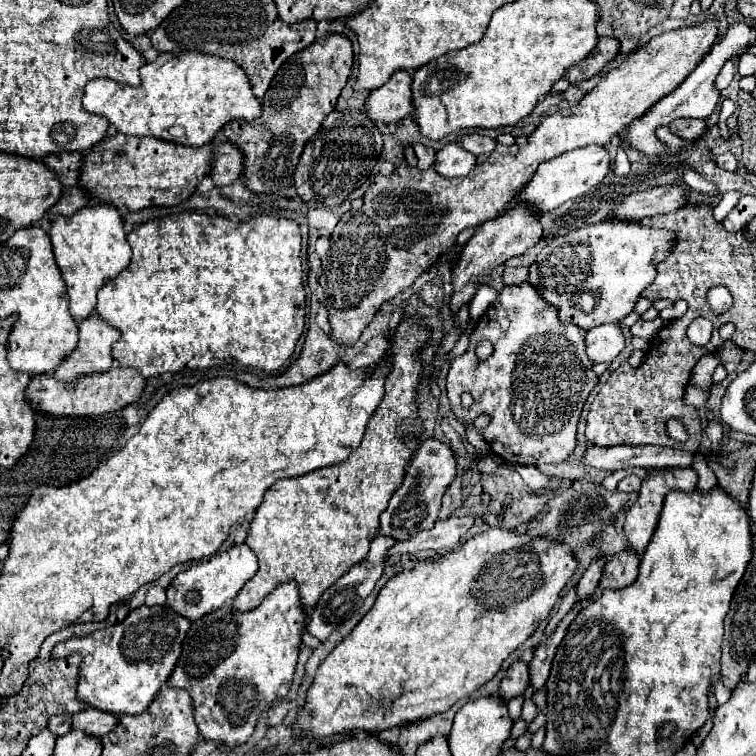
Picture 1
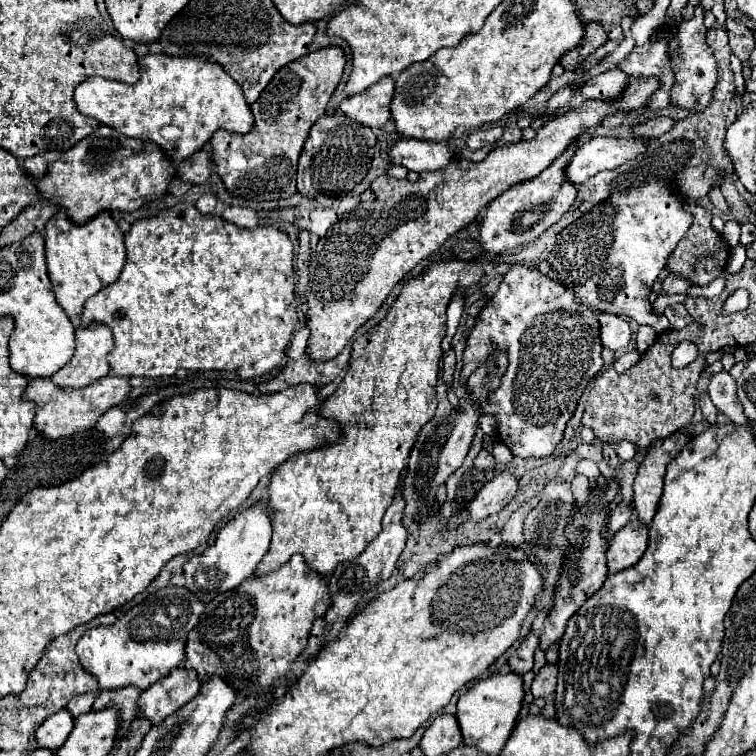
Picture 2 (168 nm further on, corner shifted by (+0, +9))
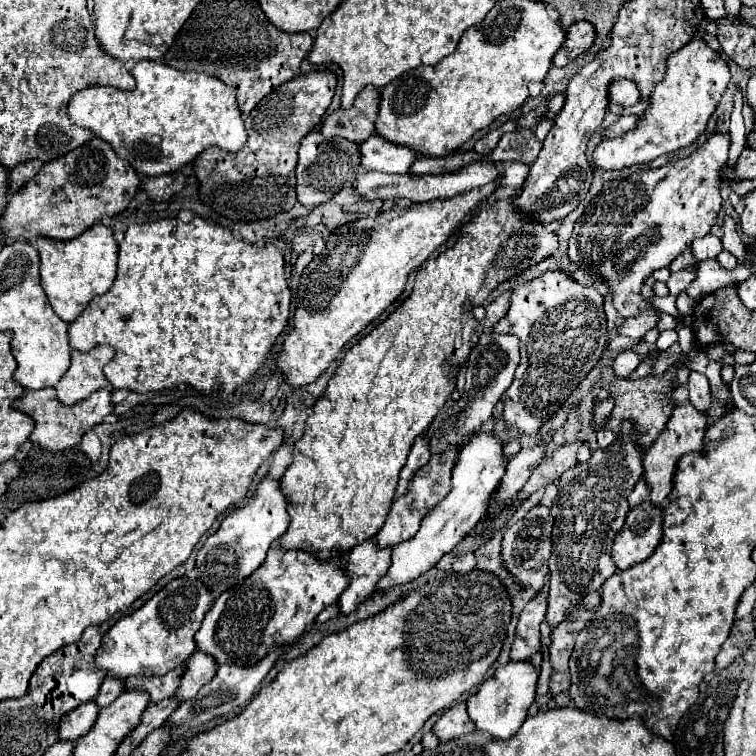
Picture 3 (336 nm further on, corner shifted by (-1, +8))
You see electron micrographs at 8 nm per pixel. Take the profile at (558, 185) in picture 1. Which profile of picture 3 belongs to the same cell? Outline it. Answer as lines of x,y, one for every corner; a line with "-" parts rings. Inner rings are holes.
692,38
686,48
668,58
666,78
654,86
648,108
640,114
634,130
628,130
620,138
602,140
594,152
594,164
600,170
622,170
626,166
652,162
654,158
686,148
698,140
706,130
710,116
714,114
726,86
730,82
728,64
700,38

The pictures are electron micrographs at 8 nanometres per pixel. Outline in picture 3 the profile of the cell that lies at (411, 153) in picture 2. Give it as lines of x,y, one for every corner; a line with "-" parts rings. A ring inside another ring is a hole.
372,134
360,144
360,164
366,170
404,174
414,164
414,154
400,146
390,146
390,142
382,142
376,134

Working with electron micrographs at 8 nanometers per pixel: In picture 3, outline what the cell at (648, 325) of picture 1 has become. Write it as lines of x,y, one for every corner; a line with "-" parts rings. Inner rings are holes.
746,254
746,262
742,266
736,266
734,270
724,270
718,260
704,260
700,262
698,266
698,276
696,280
688,286
688,294
694,298
694,300
702,300
706,294
712,294
720,288
726,288
726,286
734,286
738,282
744,282
746,278
752,276
750,272
750,266
752,266
752,260
754,256
752,254

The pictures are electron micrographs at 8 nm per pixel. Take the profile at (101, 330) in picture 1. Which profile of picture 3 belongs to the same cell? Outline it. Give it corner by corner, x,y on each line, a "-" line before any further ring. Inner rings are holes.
96,346
86,354
78,354
72,350
72,364
62,380
56,384
58,402
64,406
72,406
88,398
92,392
102,390
108,386
102,368
112,360
114,348
110,346

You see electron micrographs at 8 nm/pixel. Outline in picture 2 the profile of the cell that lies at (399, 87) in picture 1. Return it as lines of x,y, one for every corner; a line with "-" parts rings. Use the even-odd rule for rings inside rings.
381,77
381,81
377,81
363,93
343,99
339,109
361,125
381,127
391,119
389,105
393,101
393,89
395,81
391,77

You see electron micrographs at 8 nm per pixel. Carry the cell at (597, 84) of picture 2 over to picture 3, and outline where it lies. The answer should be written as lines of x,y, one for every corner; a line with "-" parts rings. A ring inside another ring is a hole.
618,80
610,86
610,102
622,104
624,108
636,104
640,100
640,90
632,80

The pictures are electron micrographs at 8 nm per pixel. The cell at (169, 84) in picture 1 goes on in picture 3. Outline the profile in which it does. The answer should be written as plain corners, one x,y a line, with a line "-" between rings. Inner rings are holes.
142,60
132,68
136,88
130,92
92,86
68,102
70,120
92,130
108,142
118,158
126,160
140,176
178,172
206,148
218,146
238,152
246,144
246,128
236,106
234,90
202,72
174,70
156,60

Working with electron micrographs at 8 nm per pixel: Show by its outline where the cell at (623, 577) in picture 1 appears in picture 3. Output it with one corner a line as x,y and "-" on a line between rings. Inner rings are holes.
642,502
628,512
626,524
618,538
614,538
610,552
618,570
640,564
654,554
662,540
662,520
662,508
654,506
652,502

